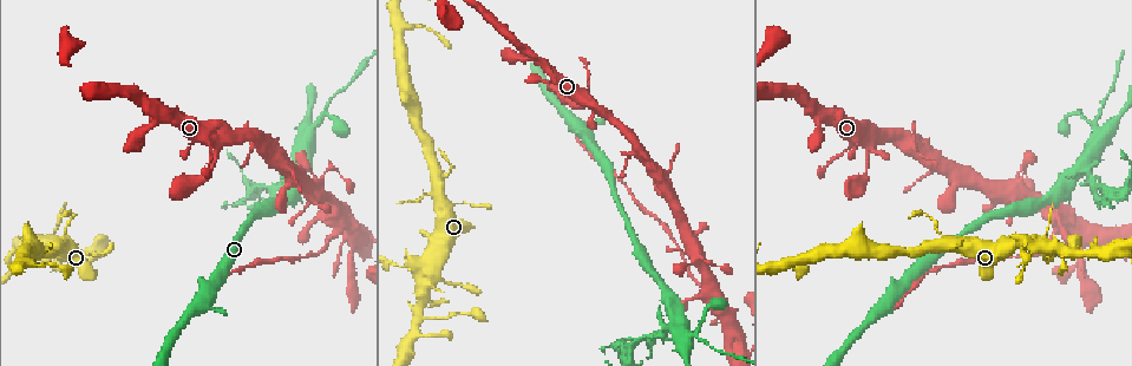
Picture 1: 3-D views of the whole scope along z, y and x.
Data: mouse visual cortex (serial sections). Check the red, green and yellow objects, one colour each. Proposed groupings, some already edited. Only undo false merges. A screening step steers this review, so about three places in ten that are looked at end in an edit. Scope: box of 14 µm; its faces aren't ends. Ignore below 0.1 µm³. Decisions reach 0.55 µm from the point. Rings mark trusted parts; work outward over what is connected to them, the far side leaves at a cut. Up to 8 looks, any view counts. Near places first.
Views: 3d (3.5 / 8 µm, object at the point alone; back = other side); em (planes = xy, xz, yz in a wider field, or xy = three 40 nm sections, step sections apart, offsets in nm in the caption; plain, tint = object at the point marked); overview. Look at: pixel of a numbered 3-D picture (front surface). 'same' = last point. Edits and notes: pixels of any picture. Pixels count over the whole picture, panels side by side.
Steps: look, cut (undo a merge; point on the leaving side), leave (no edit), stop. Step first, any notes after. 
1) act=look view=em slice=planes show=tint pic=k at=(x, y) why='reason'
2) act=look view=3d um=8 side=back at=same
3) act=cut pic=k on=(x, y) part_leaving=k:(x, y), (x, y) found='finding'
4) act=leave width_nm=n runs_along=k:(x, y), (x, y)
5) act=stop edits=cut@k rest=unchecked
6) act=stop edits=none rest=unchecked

act=look view=3d um=3.5 pic=1 at=(1050, 236) why='calibre changes'

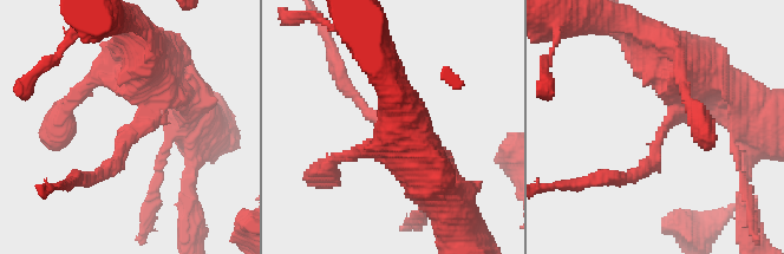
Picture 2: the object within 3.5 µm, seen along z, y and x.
act=look view=em slice=xy step=2 show=tint pic=2 at=(126, 140) arm_widths_nm=150,500 why='need the tissue'

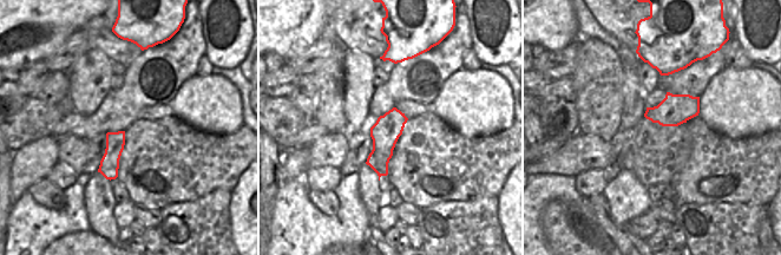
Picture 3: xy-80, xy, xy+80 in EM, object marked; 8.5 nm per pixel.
act=look view=em slice=planes show=tint at=same

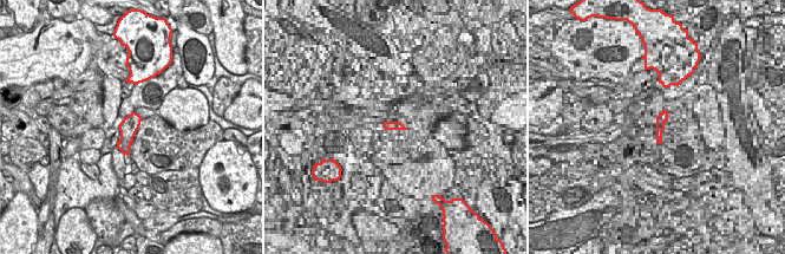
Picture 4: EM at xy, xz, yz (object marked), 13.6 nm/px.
act=cut pic=2 on=(104, 171) width_nm=240 part_leaving=2:(125, 139), (108, 169), (67, 183) found='two cells meet here'

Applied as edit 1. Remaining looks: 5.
act=look view=overview why='see it whole again'

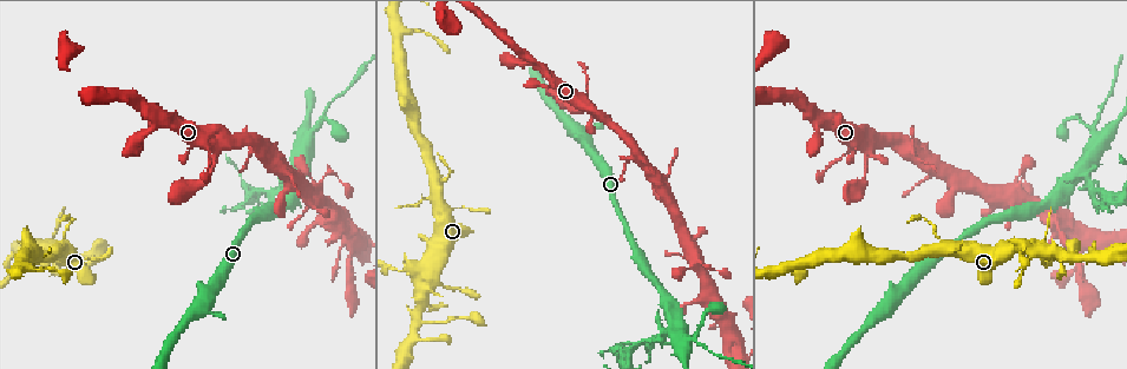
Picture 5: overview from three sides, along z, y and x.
act=look view=3d um=3.5 pic=5 at=(673, 325) why='arms part here'

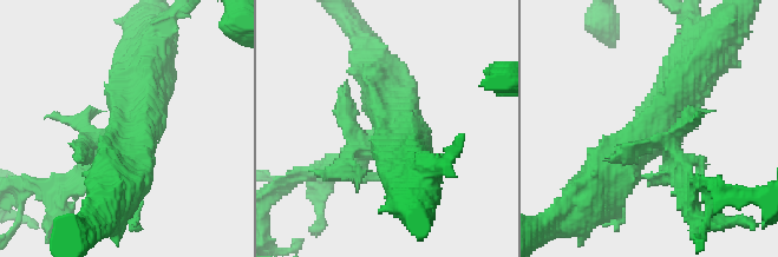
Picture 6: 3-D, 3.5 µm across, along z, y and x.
act=look view=em slice=xy step=2 show=tint pic=6 at=(644, 137) why='now the EM'

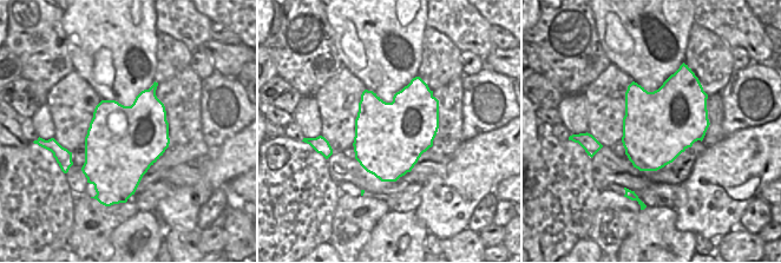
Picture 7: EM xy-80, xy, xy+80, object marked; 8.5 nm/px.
act=cut pic=6 on=(347, 173) part_leaving=6:(370, 150), (333, 167), (286, 179) found='two cells meet here'

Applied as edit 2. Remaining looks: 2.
act=stop edits=cut@2,cut@6 rest=unchecked

